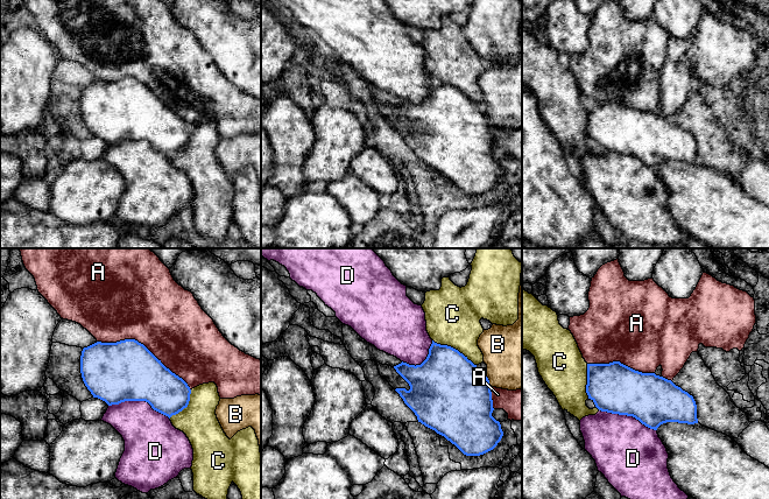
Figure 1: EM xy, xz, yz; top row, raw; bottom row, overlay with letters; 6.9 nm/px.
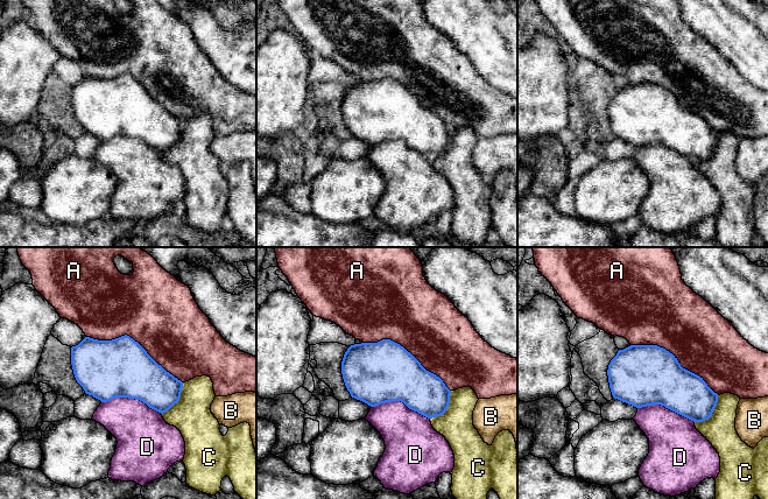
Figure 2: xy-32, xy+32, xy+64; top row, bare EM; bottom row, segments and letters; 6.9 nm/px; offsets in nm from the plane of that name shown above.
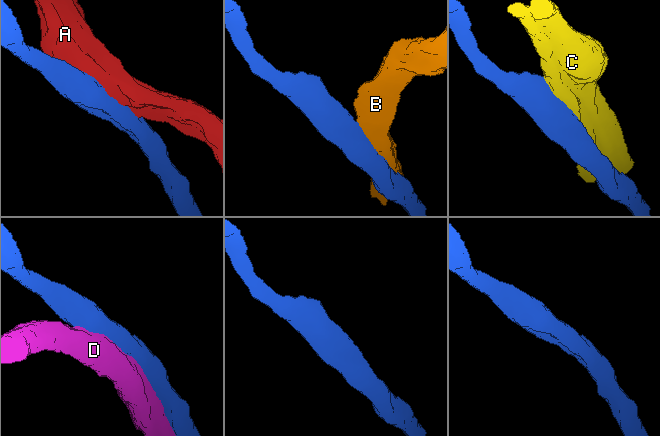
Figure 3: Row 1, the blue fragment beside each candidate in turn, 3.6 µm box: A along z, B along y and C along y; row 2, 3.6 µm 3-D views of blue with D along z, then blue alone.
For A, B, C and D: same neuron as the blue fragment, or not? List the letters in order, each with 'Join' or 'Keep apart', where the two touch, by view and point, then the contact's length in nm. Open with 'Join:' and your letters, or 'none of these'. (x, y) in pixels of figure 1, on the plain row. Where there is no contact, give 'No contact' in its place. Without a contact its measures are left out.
Join: D
A: Keep apart. Touches blue at xy (143, 84). Shared border 750 nm
B: Keep apart. Touches blue at xz (488, 119). Shared border 80 nm
C: Keep apart. Touches blue at xz (454, 88). Shared border 360 nm
D: Join. Touches blue at xy (139, 139). Shared border 440 nm

